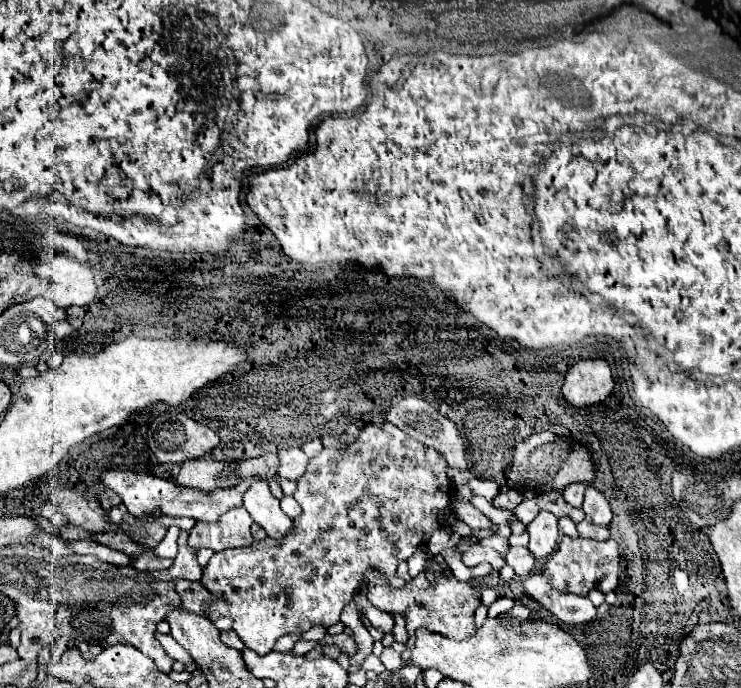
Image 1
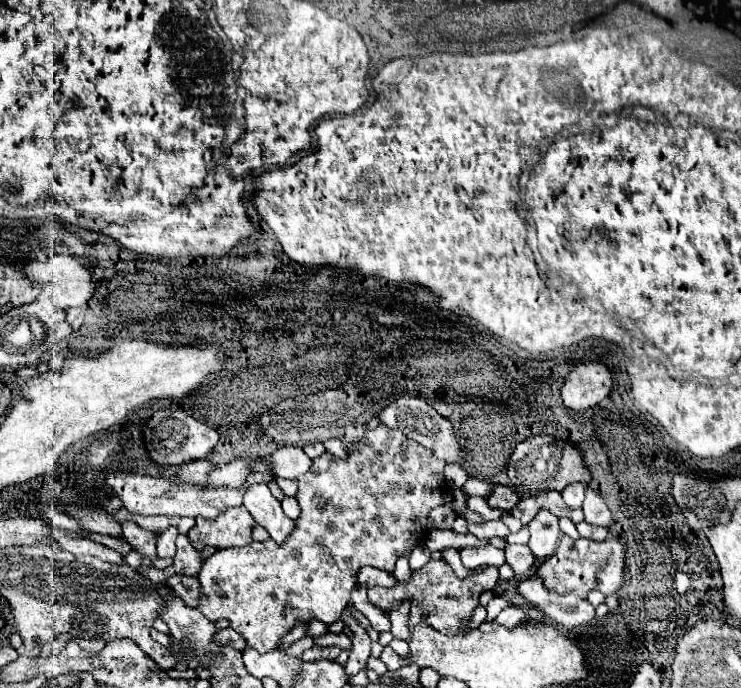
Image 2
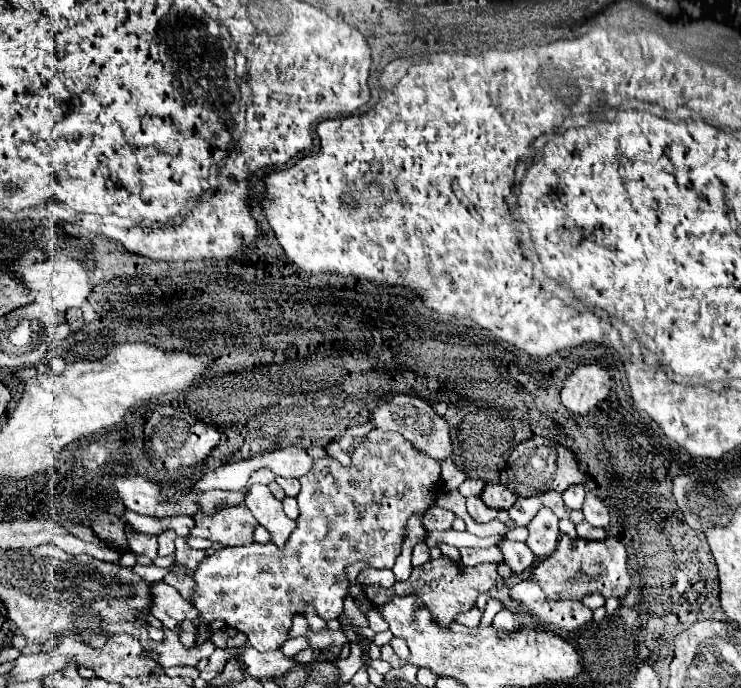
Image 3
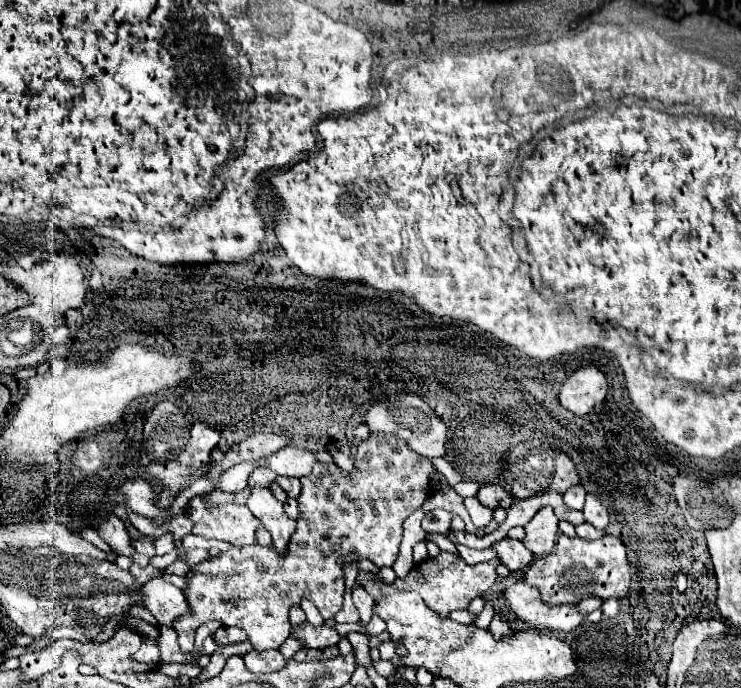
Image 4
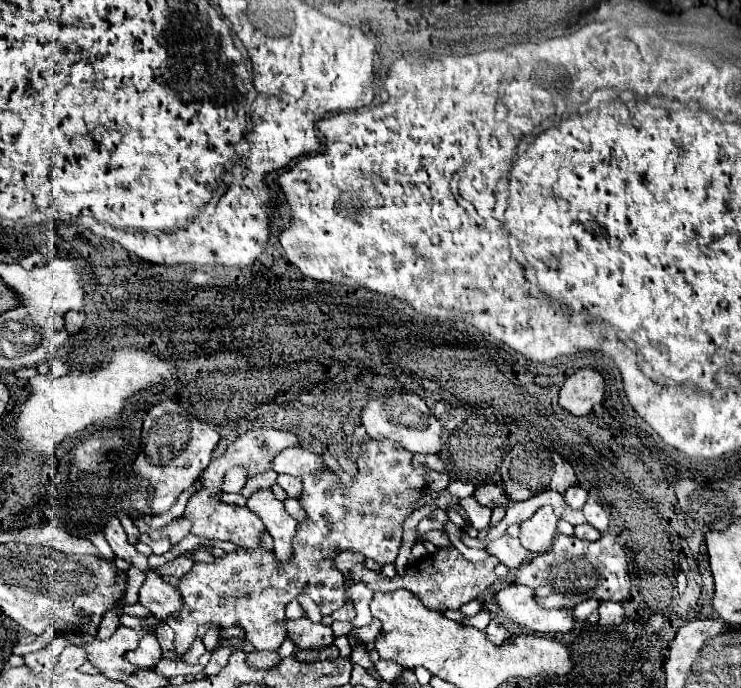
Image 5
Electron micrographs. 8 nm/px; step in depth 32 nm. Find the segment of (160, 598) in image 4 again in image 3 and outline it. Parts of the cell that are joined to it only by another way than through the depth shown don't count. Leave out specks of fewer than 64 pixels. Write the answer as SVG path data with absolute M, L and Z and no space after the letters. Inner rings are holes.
M164 580L150 582L150 612L170 630L178 632L178 624L186 618L196 618L192 604Z

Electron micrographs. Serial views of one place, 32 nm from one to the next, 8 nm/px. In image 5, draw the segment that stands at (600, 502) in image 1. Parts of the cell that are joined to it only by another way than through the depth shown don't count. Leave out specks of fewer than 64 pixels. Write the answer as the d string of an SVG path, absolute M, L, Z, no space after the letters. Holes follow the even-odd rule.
M588 498L588 502L582 508L582 512L584 512L588 524L592 524L598 532L606 532L606 528L608 528L608 516L606 516L604 508L594 498Z

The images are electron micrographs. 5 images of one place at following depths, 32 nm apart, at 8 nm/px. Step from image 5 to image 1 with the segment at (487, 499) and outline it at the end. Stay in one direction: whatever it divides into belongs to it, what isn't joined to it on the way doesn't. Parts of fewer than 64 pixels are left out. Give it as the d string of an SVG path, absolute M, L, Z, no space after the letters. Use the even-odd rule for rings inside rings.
M502 486L496 494L496 498L492 500L492 506L496 508L504 508L504 510L514 510L520 502L522 502L522 494L510 486Z

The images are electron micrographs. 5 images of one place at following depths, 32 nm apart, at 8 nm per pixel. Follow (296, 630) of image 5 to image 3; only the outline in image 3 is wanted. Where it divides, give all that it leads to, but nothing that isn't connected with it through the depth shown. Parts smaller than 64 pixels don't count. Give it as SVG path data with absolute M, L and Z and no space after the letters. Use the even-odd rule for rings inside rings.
M308 628L306 638L308 638L310 646L318 648L318 650L324 650L328 646L342 646L342 644L348 642L348 638L344 636L344 632L340 632L340 630L328 630L328 628L324 628L320 632L314 632L312 628Z

